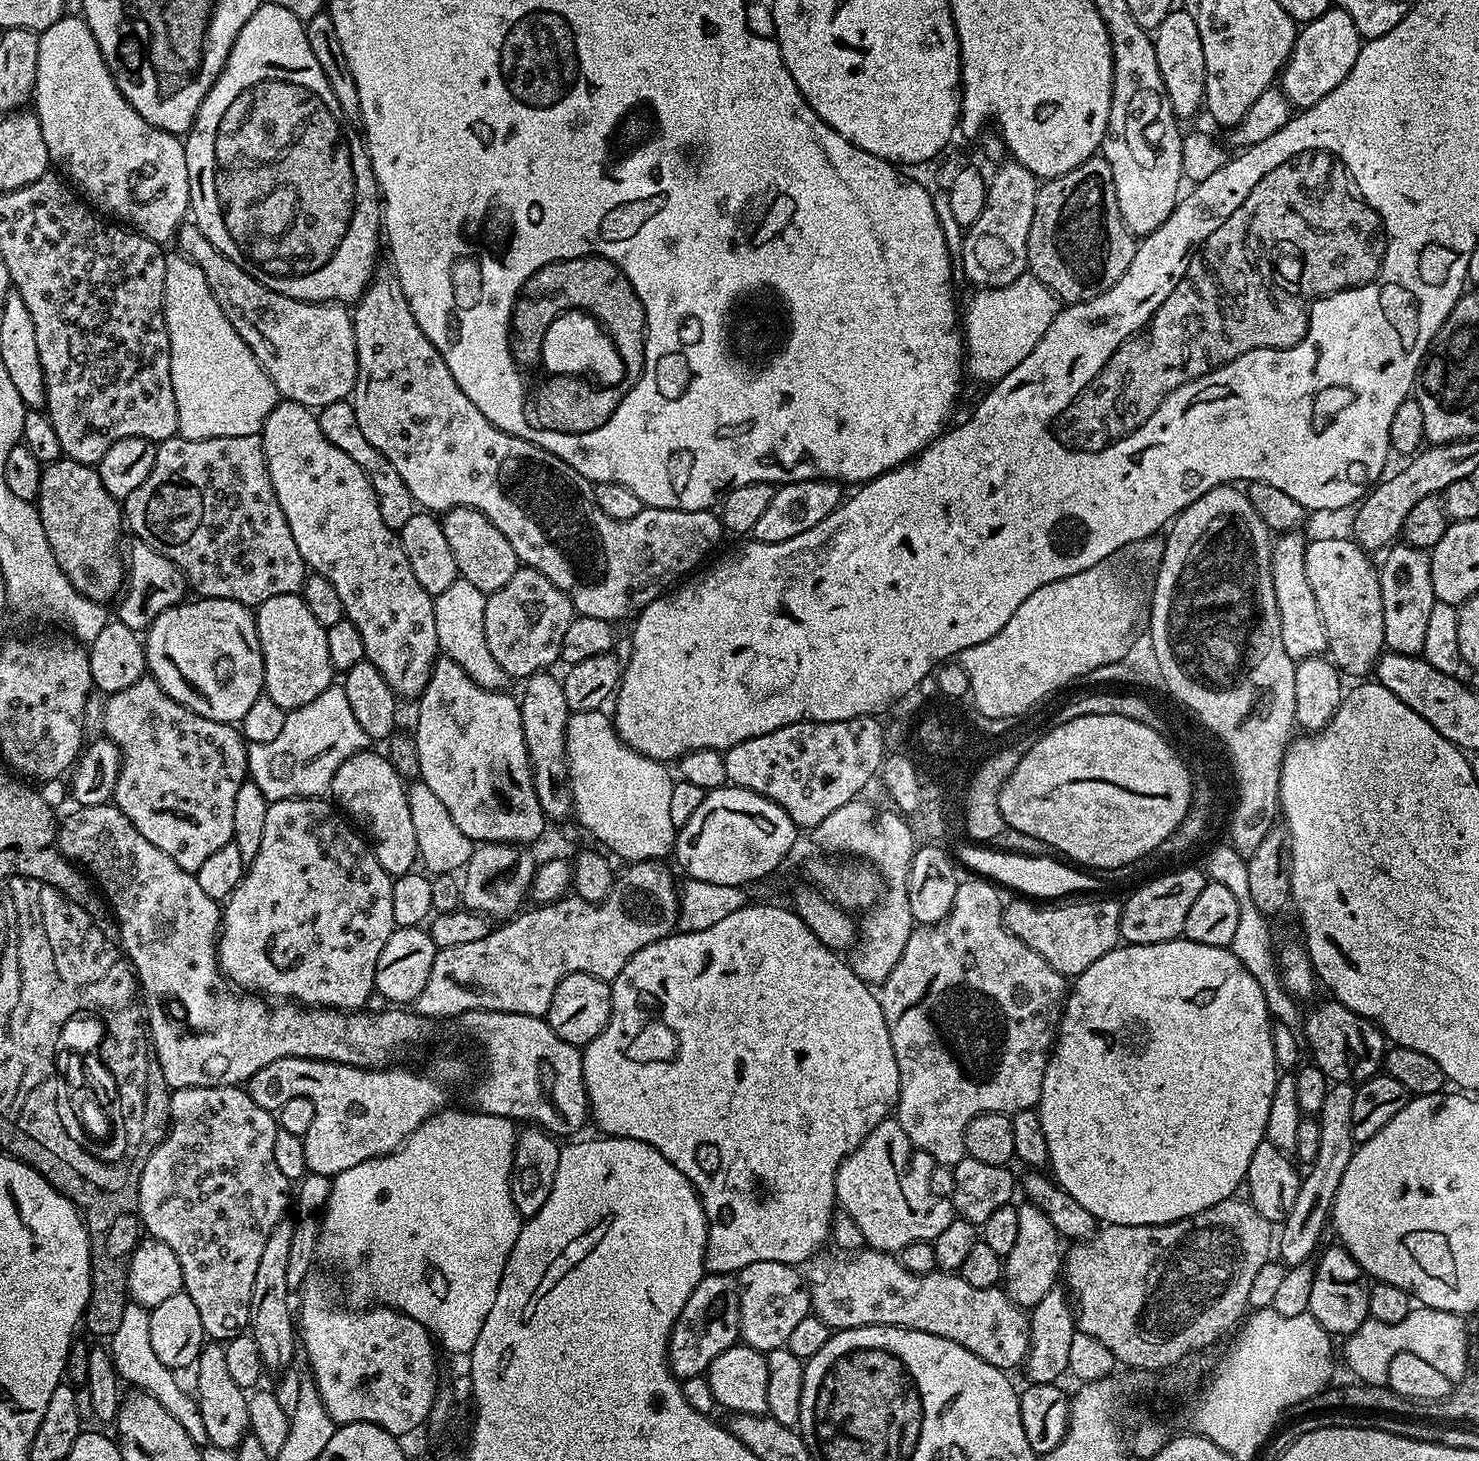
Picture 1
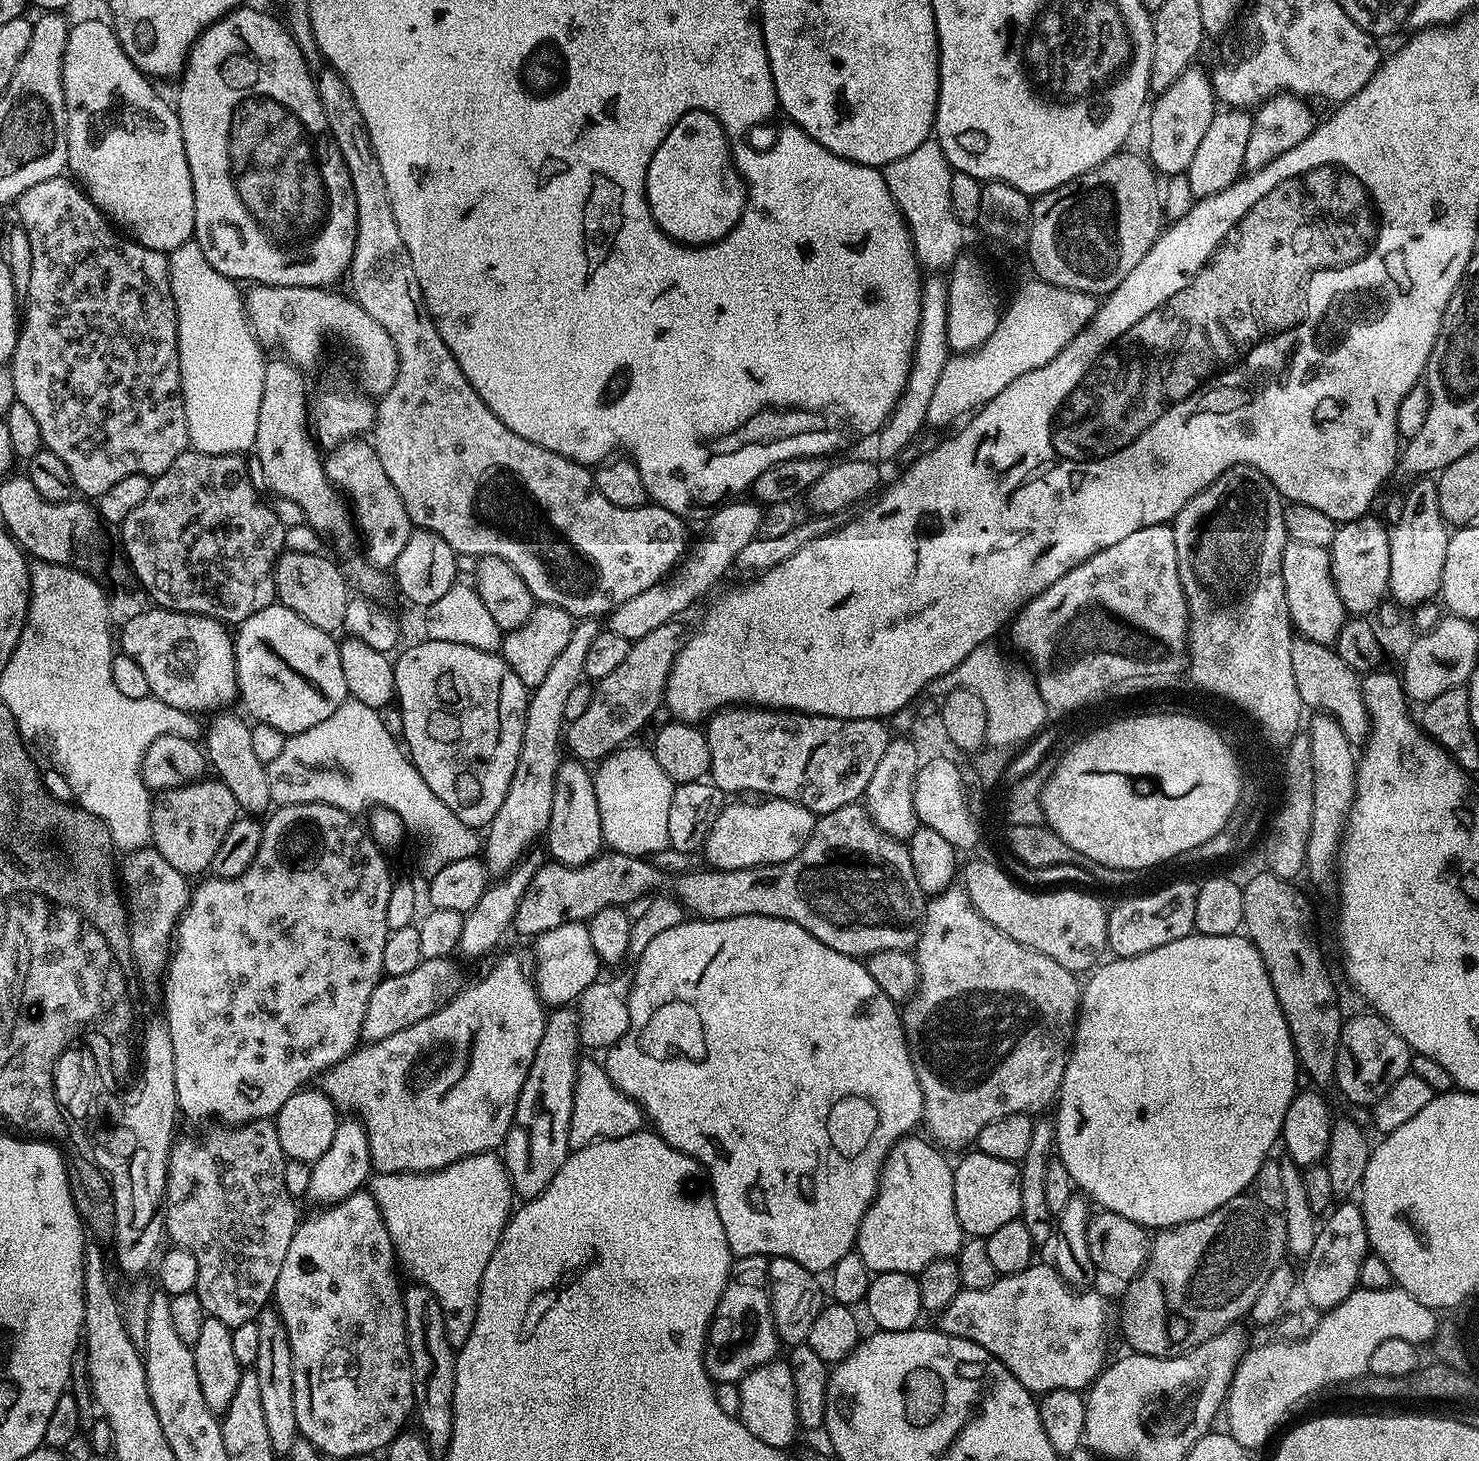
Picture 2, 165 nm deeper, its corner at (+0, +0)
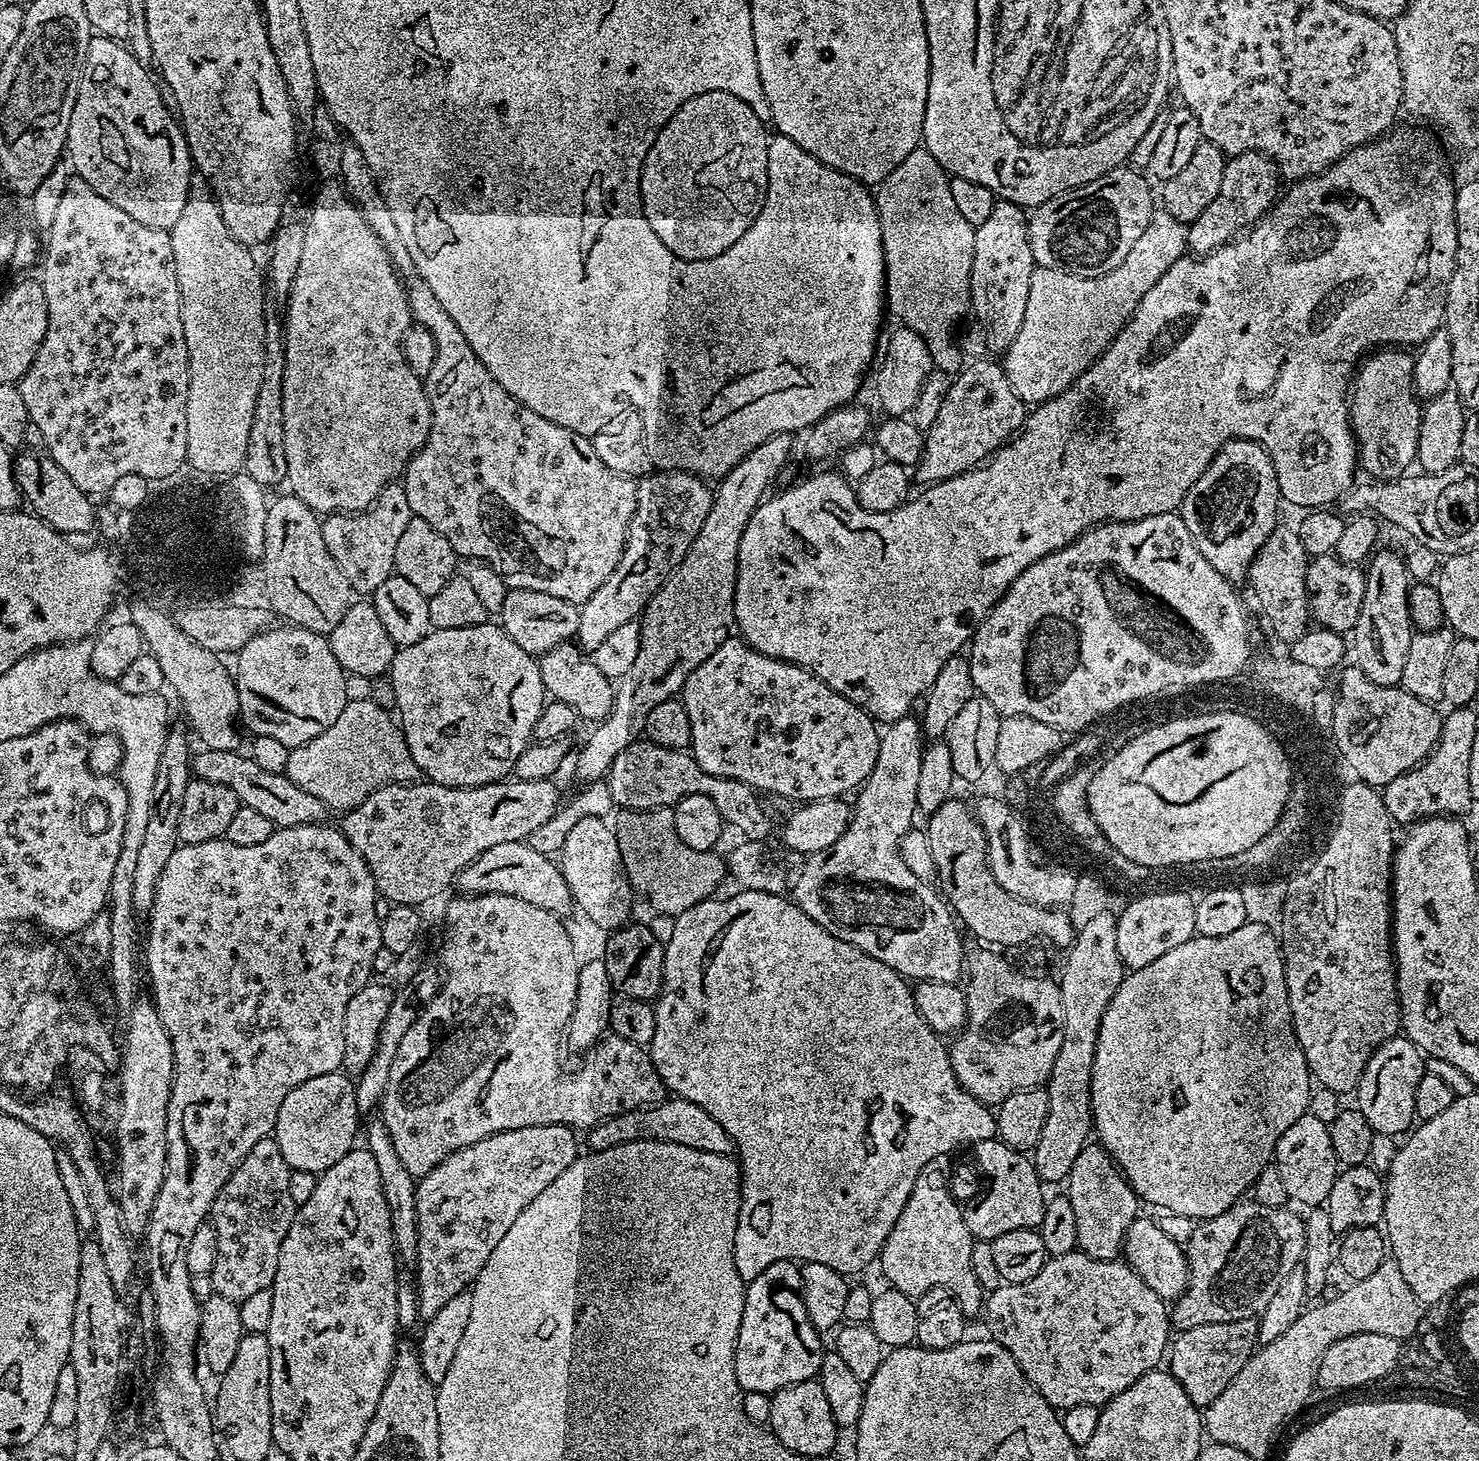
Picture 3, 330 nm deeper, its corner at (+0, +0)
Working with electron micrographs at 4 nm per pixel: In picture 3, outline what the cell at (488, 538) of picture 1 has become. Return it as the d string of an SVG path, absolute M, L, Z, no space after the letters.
M513 588L505 594L505 601L498 613L498 624L506 634L534 657L541 657L546 652L553 652L562 644L573 639L578 630L579 607L562 598L554 598L554 594L542 594L538 590Z

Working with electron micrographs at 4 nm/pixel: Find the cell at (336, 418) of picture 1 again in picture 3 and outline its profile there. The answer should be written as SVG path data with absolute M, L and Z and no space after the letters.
M393 482L385 486L378 494L378 498L372 503L371 508L355 514L328 514L323 517L320 529L322 530L322 542L326 542L326 550L330 550L330 558L342 570L342 578L346 578L349 588L353 593L370 594L386 582L386 578L394 575L394 549L406 531L406 526L413 520L410 510L410 502L406 502L403 483Z

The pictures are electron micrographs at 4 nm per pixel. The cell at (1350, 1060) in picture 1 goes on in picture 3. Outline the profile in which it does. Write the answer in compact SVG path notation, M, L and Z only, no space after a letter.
M1403 1034L1382 1042L1370 1054L1354 1089L1354 1108L1365 1116L1377 1137L1407 1133L1416 1120L1414 1090L1426 1071L1426 1060L1419 1048Z

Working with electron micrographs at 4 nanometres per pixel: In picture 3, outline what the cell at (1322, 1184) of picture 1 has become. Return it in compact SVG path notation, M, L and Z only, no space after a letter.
M1255 1319L1232 1320L1228 1324L1194 1326L1180 1332L1171 1341L1166 1356L1166 1368L1181 1384L1182 1390L1197 1406L1207 1406L1230 1386L1230 1382L1242 1370L1245 1362L1258 1347L1258 1324Z

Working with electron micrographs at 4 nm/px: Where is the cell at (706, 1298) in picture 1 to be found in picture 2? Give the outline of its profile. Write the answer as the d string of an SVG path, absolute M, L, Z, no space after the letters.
M741 1256L733 1263L732 1275L727 1290L716 1307L716 1314L708 1328L708 1343L704 1345L704 1365L713 1381L735 1384L750 1370L777 1359L782 1341L776 1332L772 1317L772 1298L769 1292L768 1273L759 1256Z

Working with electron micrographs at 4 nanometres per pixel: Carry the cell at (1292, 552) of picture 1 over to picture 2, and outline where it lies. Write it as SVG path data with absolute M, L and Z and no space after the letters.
M1303 638L1293 639L1292 665L1301 705L1305 709L1316 708L1312 710L1334 717L1338 726L1342 728L1342 734L1346 734L1346 738L1352 745L1363 745L1370 735L1370 721L1364 705L1362 680L1354 669L1336 653L1335 647Z

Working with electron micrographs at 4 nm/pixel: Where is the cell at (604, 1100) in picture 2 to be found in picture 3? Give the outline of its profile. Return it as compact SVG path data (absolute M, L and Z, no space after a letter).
M662 1098L656 1104L646 1104L633 1112L623 1112L621 1116L611 1116L595 1128L587 1129L588 1148L593 1152L601 1152L626 1142L639 1140L669 1140L678 1142L678 1146L694 1146L698 1150L706 1150L710 1154L729 1155L733 1151L732 1139L702 1106L689 1100L679 1098Z

